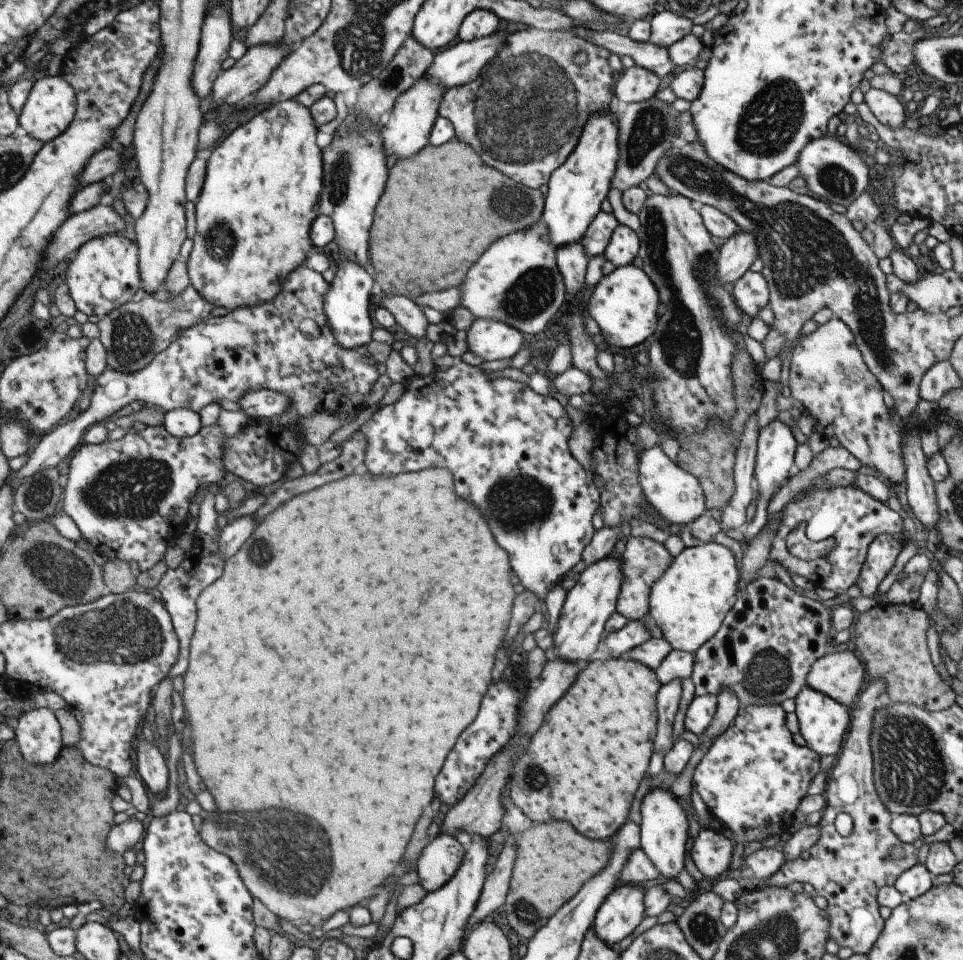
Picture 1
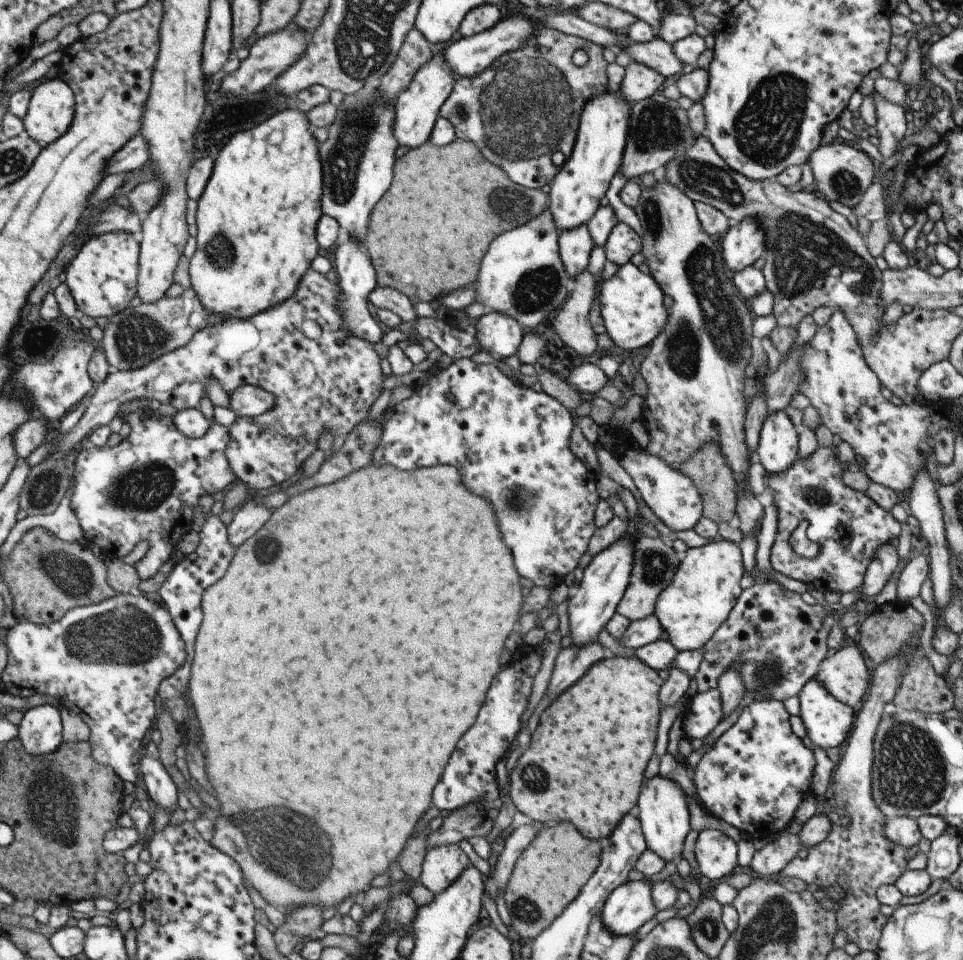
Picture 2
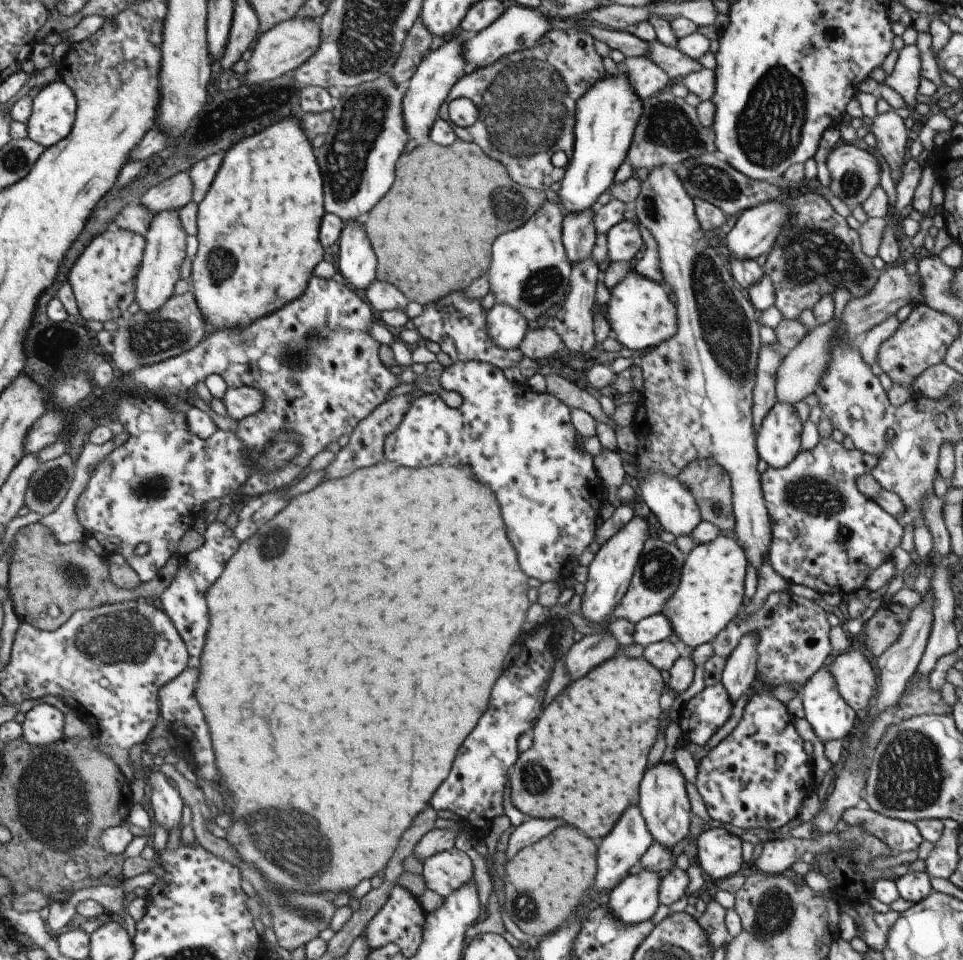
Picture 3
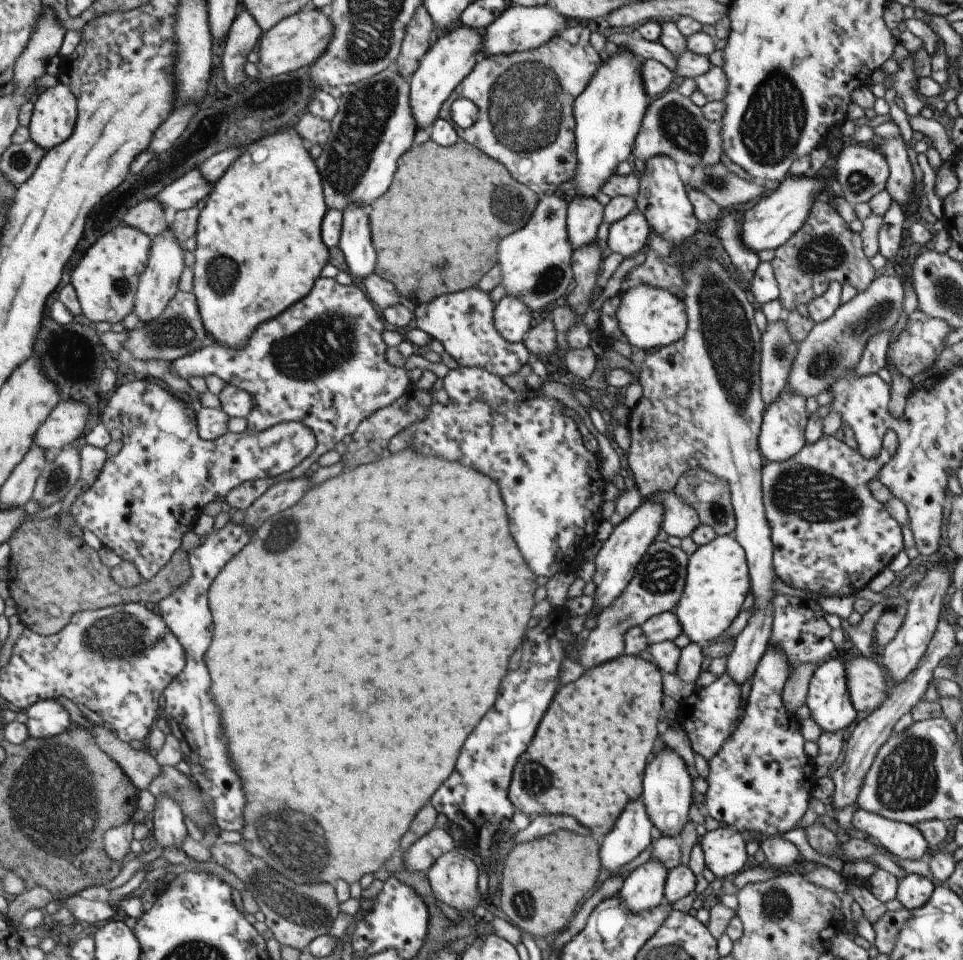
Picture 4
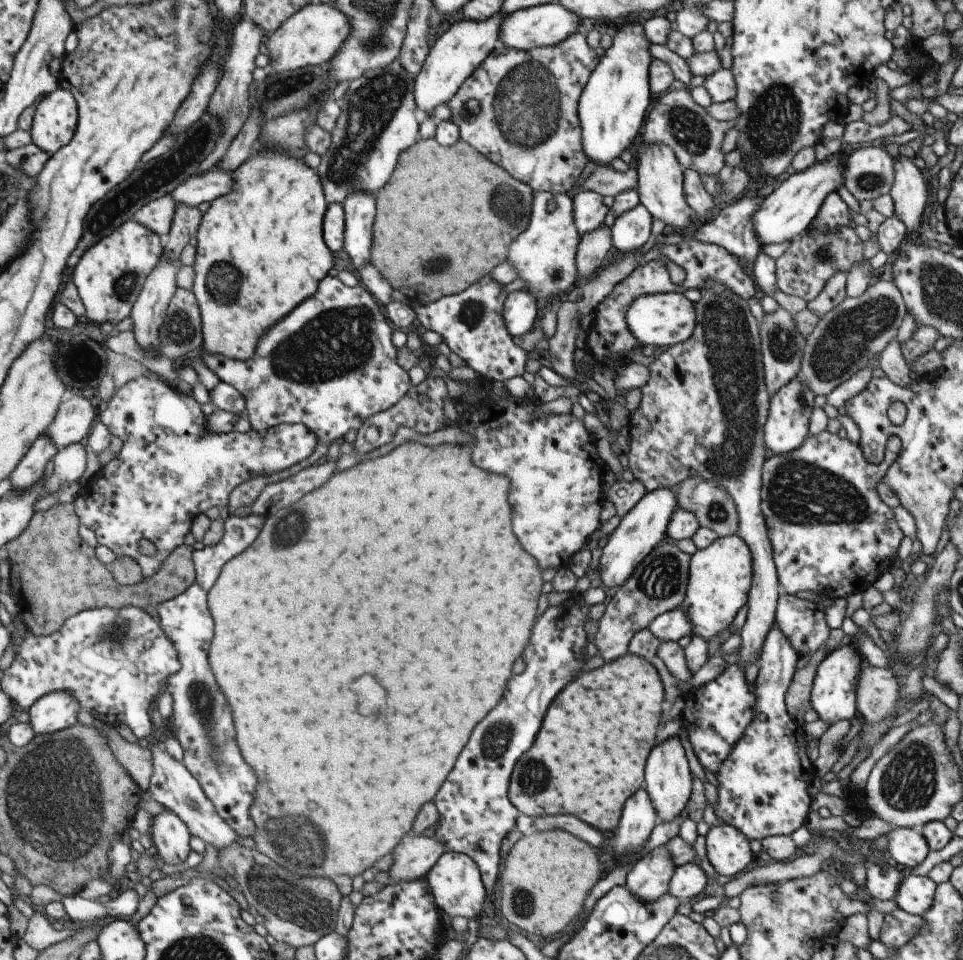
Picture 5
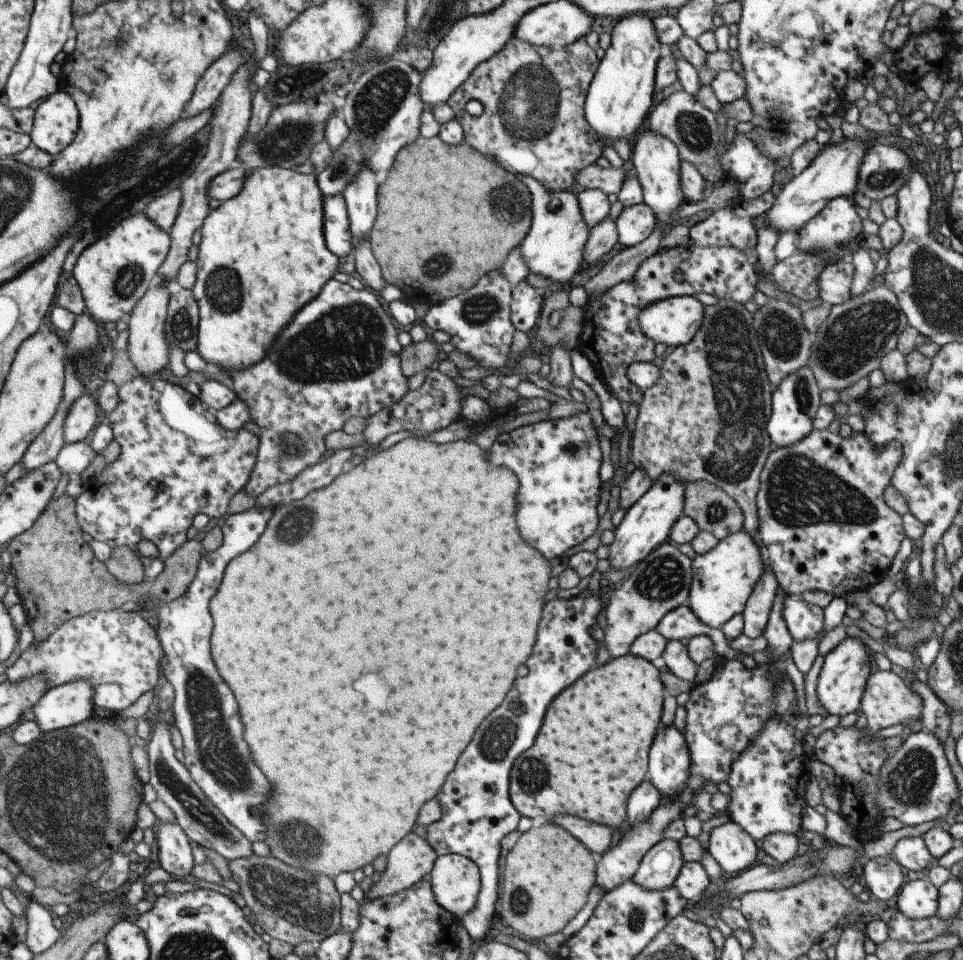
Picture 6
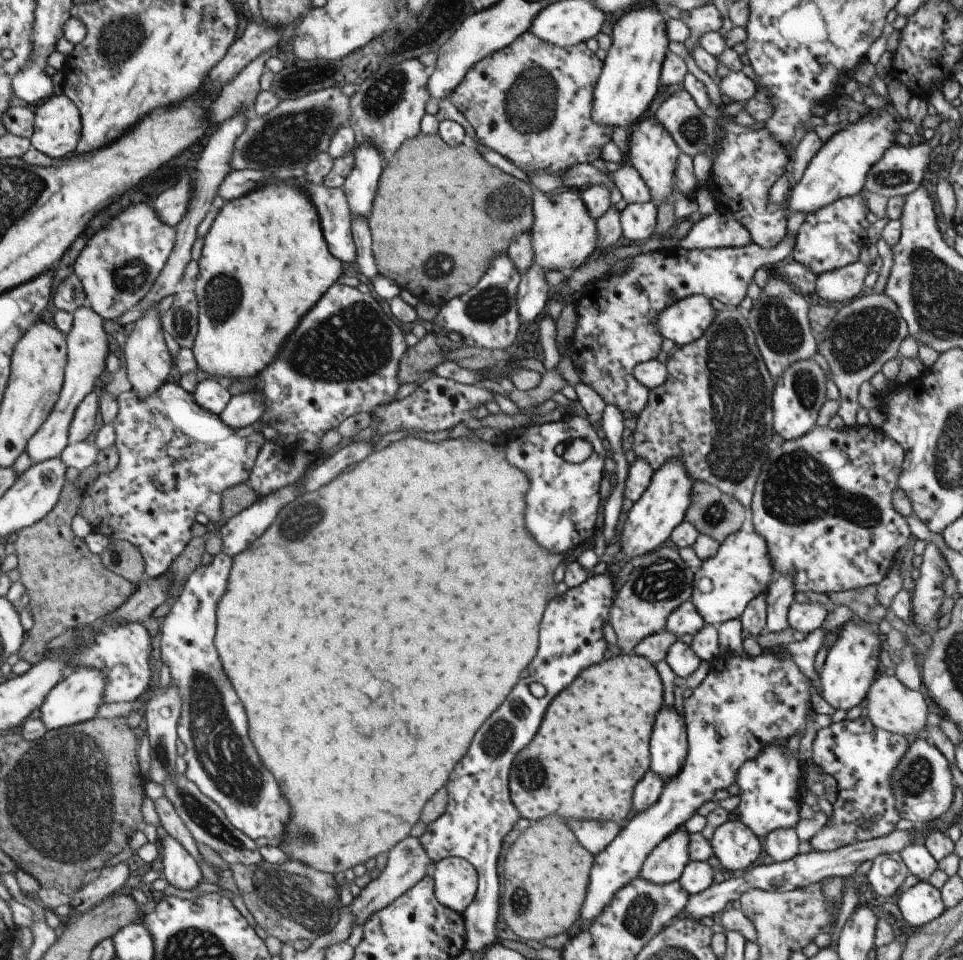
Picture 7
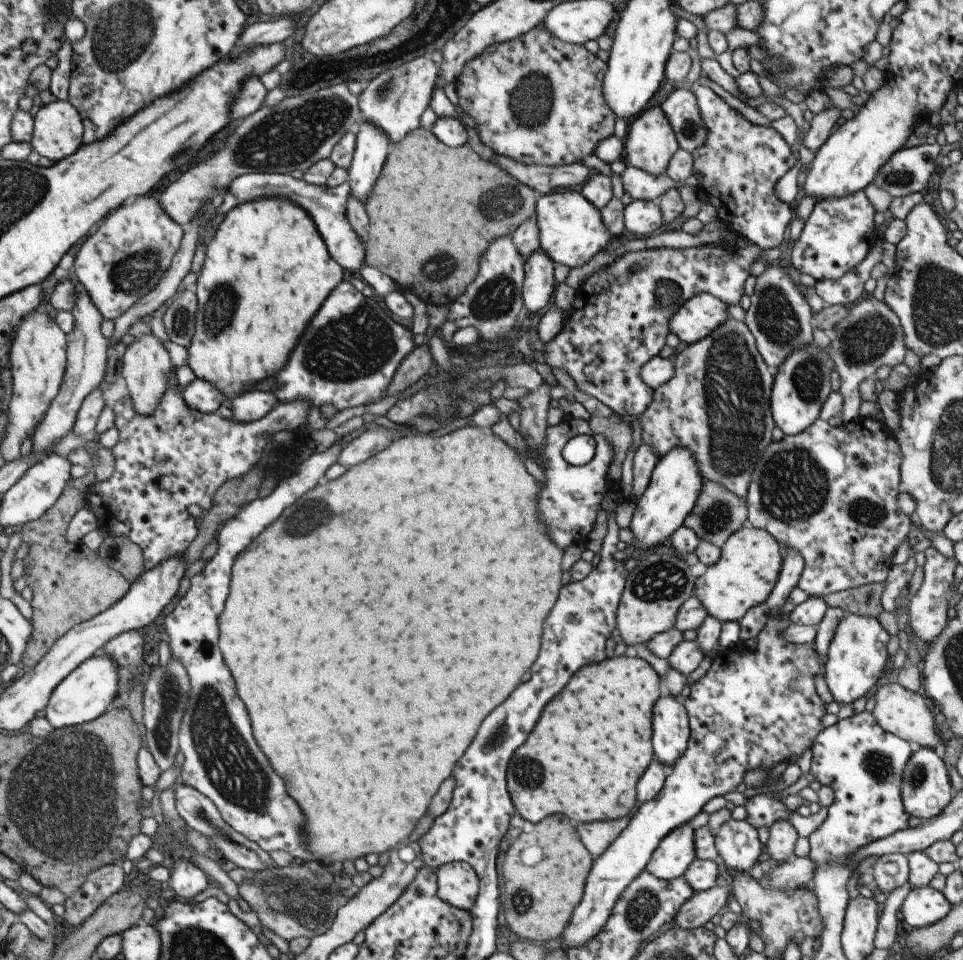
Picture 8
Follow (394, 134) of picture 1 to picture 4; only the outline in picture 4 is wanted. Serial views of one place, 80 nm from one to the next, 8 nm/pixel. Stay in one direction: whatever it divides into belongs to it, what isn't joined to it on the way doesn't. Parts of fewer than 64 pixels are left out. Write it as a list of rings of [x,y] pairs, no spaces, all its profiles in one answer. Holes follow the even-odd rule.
[[[463,24],[440,36],[422,56],[419,66],[409,81],[409,104],[416,128],[427,130],[438,117],[442,102],[453,92],[453,88],[469,74],[479,61],[479,52],[484,48],[485,29],[476,29]]]

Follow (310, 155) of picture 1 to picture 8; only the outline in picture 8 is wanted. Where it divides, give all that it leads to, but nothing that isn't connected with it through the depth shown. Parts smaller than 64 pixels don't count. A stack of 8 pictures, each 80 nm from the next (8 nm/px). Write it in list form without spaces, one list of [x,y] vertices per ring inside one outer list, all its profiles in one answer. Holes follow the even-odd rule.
[[[261,197],[255,202],[241,204],[241,206],[235,206],[228,210],[213,237],[209,238],[206,245],[205,258],[196,276],[196,315],[193,336],[191,336],[186,348],[186,365],[195,379],[204,380],[205,383],[209,383],[218,392],[221,392],[225,399],[231,400],[237,392],[243,394],[245,391],[251,391],[259,380],[263,380],[267,376],[276,376],[283,368],[283,364],[285,364],[289,352],[293,350],[295,342],[299,340],[299,336],[307,328],[309,320],[313,318],[313,314],[319,310],[319,306],[323,304],[323,300],[327,298],[329,292],[343,280],[343,274],[341,273],[342,268],[329,256],[327,247],[310,216],[302,208],[288,200],[281,200],[279,197]]]

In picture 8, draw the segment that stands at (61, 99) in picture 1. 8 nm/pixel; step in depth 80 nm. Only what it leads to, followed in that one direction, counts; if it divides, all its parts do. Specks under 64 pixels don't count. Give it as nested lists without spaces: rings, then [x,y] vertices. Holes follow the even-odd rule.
[[[68,101],[43,105],[33,116],[30,146],[42,157],[57,163],[73,154],[81,144],[82,122]]]

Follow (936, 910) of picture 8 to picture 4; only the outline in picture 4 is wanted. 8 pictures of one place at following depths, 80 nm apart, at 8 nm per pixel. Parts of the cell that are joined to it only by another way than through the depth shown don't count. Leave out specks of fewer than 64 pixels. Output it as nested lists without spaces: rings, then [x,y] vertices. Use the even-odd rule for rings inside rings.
[[[914,873],[905,874],[896,882],[896,899],[901,904],[903,912],[909,913],[923,906],[933,889],[934,884],[925,876]]]

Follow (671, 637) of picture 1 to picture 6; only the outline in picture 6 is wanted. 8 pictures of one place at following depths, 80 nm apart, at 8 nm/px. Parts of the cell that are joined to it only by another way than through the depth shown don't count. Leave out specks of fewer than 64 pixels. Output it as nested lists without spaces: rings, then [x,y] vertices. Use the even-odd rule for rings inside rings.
[[[743,529],[727,535],[705,554],[695,555],[690,561],[692,581],[688,590],[687,606],[705,625],[720,626],[744,609],[747,597],[764,571],[760,546]]]

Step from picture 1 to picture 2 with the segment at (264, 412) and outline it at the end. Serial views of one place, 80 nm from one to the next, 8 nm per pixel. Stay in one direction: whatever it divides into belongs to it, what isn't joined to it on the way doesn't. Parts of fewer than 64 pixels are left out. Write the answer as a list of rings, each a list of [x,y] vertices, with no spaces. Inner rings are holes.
[[[241,385],[228,396],[228,406],[237,418],[253,418],[262,415],[274,405],[272,396],[262,388]]]

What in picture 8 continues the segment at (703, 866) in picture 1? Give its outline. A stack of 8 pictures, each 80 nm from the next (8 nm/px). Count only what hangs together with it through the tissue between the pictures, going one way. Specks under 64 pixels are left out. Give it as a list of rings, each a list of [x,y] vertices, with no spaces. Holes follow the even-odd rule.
[[[730,819],[723,823],[714,834],[714,845],[719,861],[742,873],[757,862],[762,846],[756,828],[745,819]]]

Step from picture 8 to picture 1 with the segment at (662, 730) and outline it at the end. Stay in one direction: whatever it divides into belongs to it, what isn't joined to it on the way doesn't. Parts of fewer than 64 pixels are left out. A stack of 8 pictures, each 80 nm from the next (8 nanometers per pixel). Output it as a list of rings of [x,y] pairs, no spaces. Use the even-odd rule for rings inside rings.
[[[659,786],[647,791],[640,802],[641,820],[638,825],[640,849],[660,872],[661,880],[673,879],[683,869],[683,854],[687,842],[687,816],[677,803],[677,797],[676,793]]]

